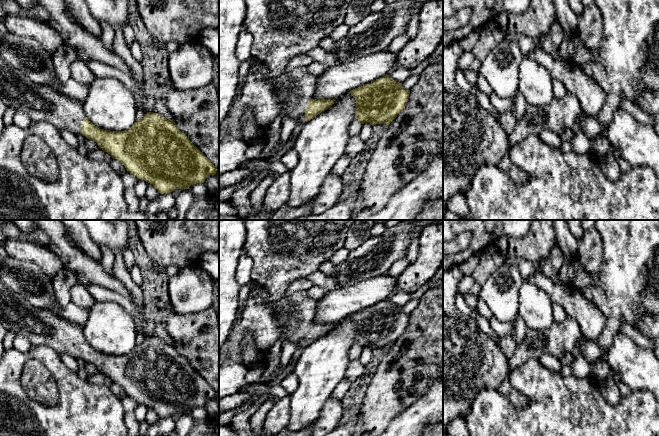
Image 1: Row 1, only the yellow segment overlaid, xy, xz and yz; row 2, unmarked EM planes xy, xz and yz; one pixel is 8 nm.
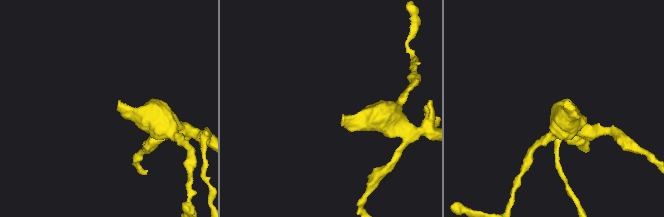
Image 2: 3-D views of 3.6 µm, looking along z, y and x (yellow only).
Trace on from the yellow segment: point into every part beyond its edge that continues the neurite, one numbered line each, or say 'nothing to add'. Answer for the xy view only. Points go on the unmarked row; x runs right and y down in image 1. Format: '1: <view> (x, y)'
1: xy (40, 326)

